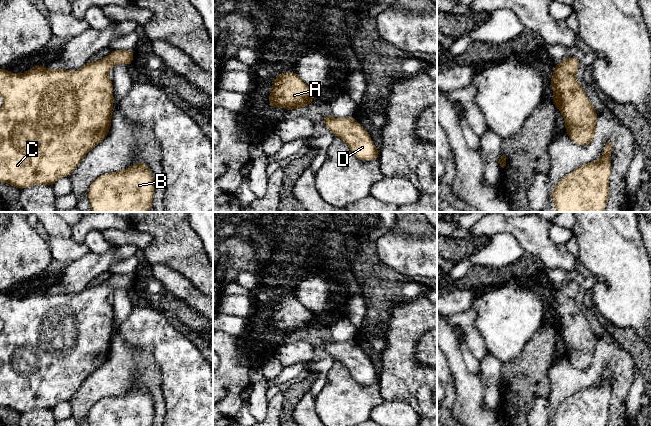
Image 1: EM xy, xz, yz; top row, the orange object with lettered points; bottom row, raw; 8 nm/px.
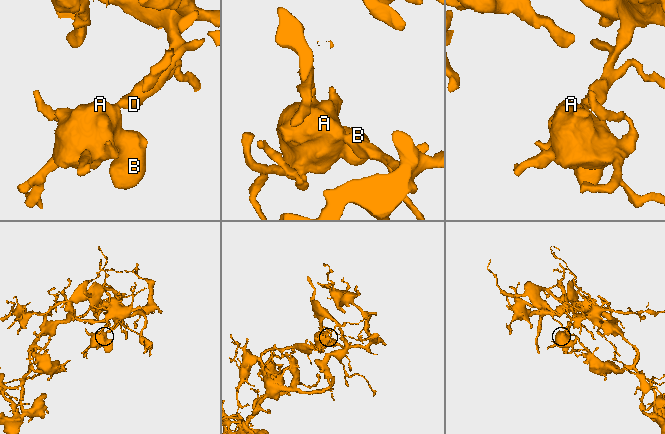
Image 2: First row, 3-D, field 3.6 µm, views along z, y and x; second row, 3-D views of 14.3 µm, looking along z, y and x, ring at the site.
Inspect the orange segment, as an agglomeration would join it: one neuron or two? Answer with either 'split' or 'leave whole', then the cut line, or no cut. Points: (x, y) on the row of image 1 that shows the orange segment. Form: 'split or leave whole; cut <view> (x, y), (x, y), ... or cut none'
leave whole; cut none

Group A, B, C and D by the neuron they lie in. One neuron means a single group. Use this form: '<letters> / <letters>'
A B C D

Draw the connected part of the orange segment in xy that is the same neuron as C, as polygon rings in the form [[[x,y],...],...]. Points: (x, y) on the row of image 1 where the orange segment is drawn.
[[[115,50],[97,62],[87,62],[83,67],[74,72],[70,72],[65,68],[49,70],[42,64],[22,74],[14,74],[4,68],[0,68],[0,95],[3,99],[3,104],[0,108],[0,182],[8,183],[21,190],[38,184],[52,186],[58,179],[69,177],[86,154],[103,141],[110,130],[114,103],[113,82],[108,78],[110,69],[117,64],[130,65],[134,56],[135,52]]]

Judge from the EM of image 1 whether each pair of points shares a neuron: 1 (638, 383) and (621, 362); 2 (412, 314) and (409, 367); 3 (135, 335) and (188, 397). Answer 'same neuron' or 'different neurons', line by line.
1: different neurons
2: same neuron
3: same neuron

